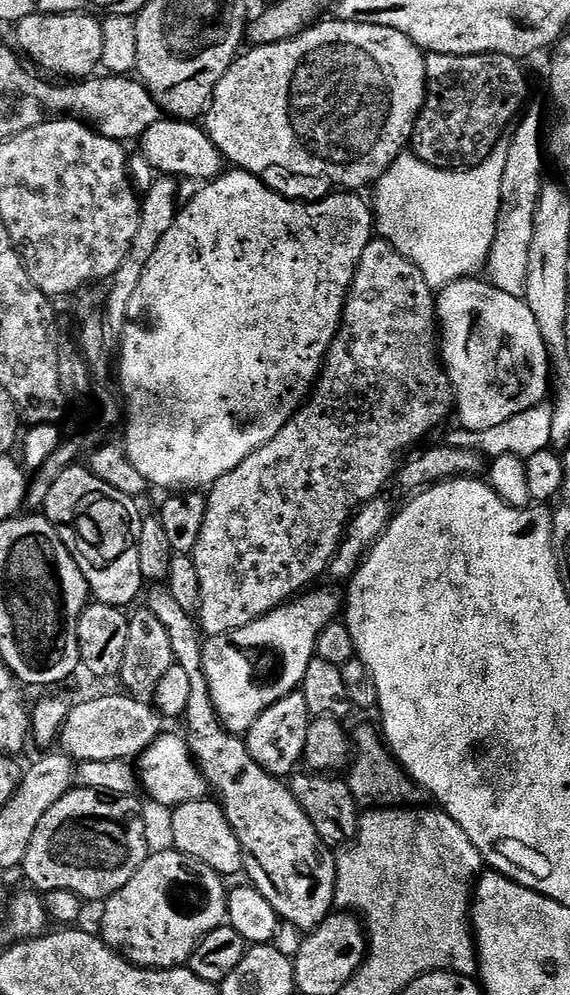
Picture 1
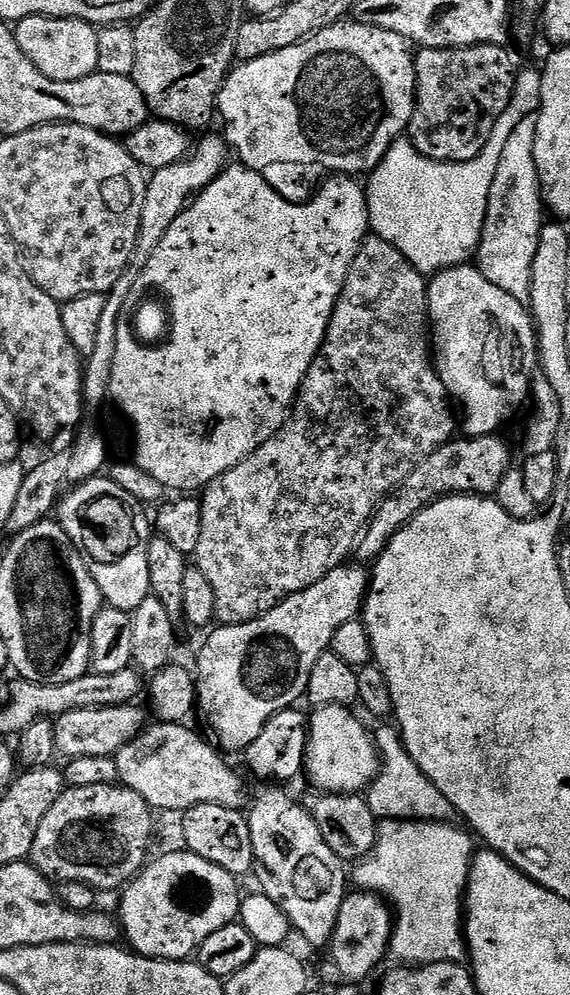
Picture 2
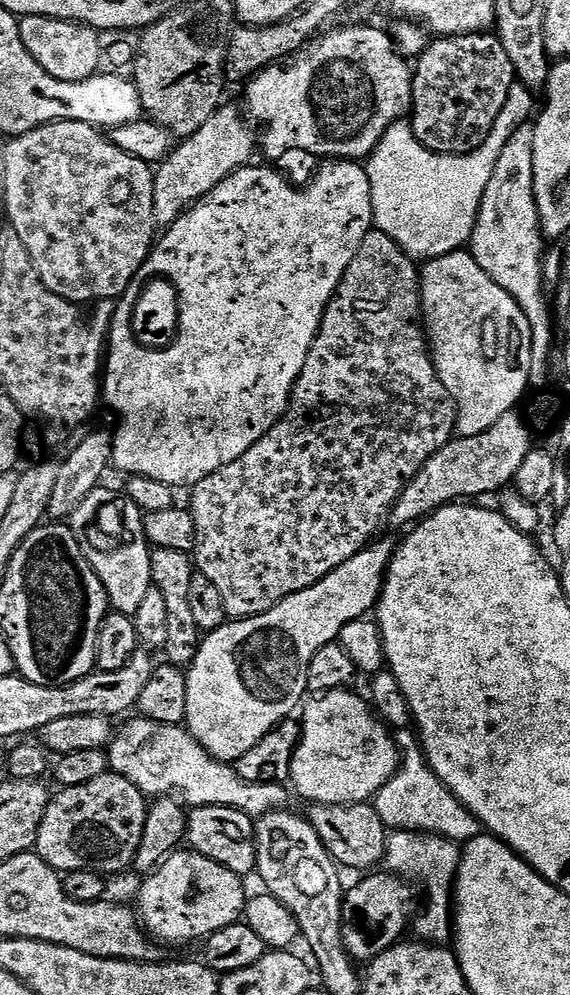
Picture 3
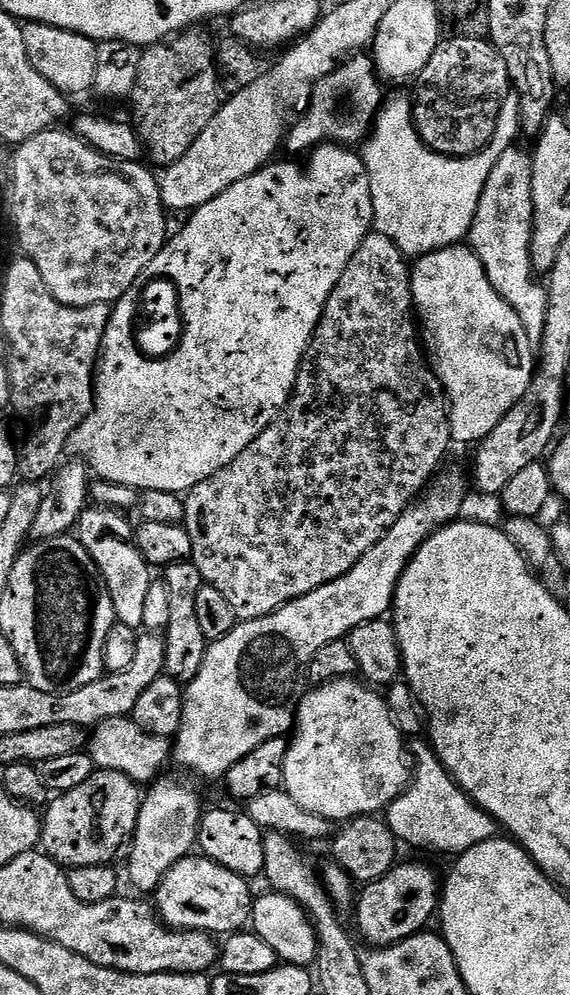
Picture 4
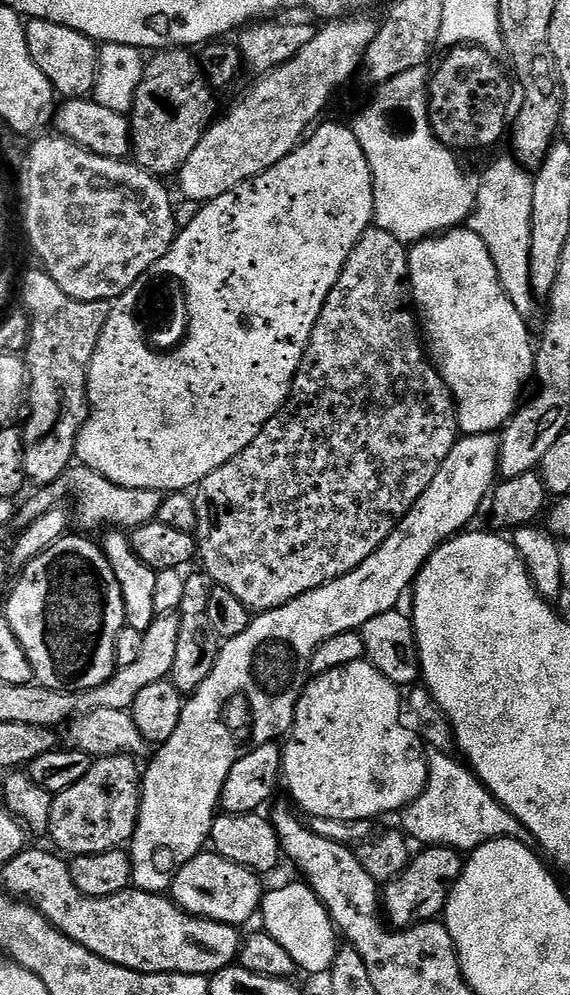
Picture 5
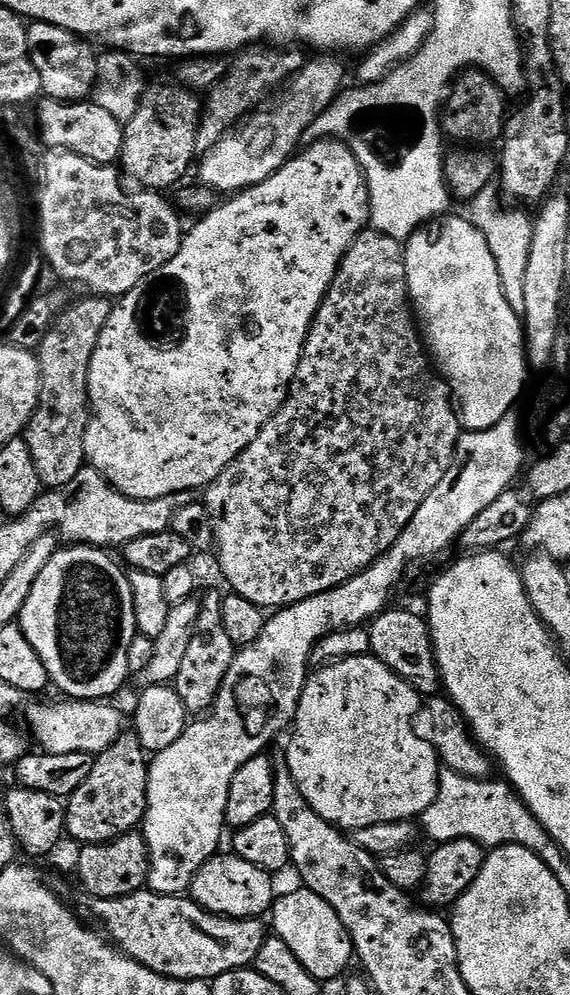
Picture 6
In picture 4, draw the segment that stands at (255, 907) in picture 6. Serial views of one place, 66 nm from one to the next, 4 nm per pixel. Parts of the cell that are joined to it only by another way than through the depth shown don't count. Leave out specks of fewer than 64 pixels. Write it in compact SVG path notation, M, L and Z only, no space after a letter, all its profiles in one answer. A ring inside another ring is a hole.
M190 854L184 860L179 860L162 878L162 882L154 890L154 907L160 914L160 919L173 929L189 928L199 932L213 934L231 934L239 932L252 919L254 893L248 889L249 881L245 877L226 870L218 862L208 859L203 854Z

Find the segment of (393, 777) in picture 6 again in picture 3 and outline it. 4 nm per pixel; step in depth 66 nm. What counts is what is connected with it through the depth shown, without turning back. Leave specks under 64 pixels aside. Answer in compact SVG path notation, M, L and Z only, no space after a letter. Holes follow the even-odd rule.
M339 688L322 692L303 705L304 720L300 724L300 741L292 759L290 784L294 792L296 787L297 794L312 804L363 804L371 801L400 768L400 750L388 724L373 711L364 696L363 700L352 691L356 690Z

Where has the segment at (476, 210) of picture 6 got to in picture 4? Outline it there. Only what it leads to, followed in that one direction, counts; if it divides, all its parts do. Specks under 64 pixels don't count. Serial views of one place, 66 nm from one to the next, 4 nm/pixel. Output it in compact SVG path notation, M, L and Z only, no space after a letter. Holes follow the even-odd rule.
M513 146L498 158L494 170L490 170L490 178L486 178L486 186L482 190L482 198L478 202L478 210L474 214L472 228L466 237L476 257L486 270L486 278L498 290L498 294L522 318L526 326L526 334L534 346L542 342L542 334L546 330L546 298L547 287L538 281L537 273L532 271L530 260L530 242L532 241L532 157L520 146Z

